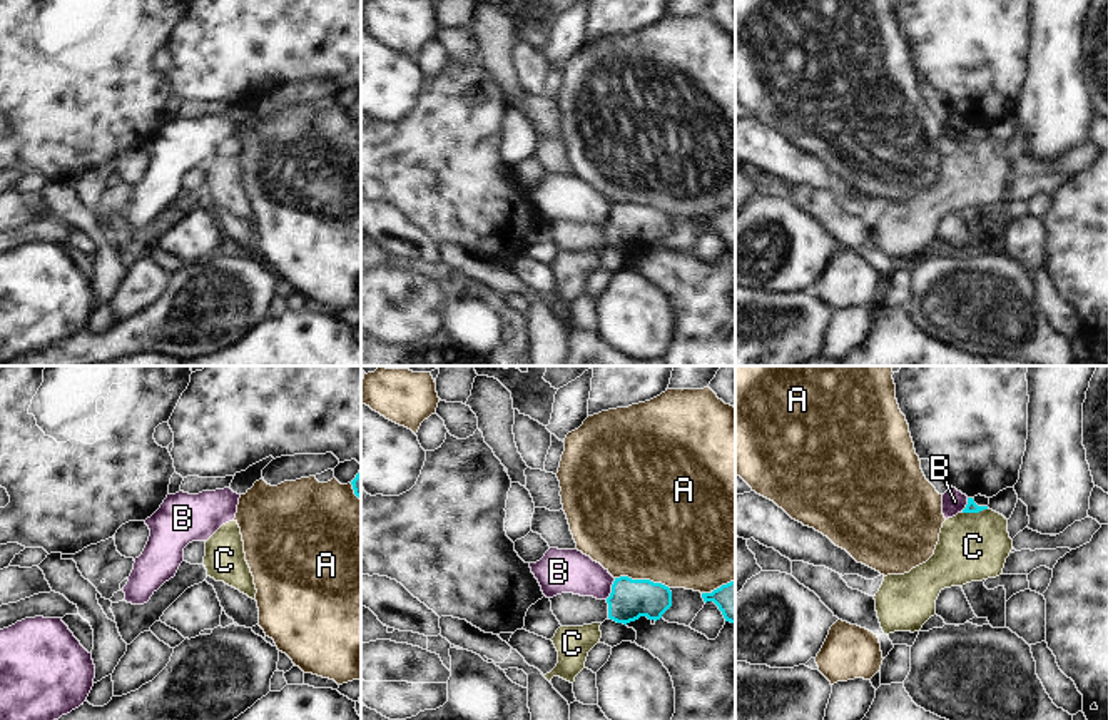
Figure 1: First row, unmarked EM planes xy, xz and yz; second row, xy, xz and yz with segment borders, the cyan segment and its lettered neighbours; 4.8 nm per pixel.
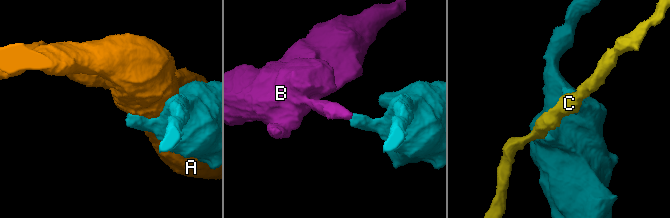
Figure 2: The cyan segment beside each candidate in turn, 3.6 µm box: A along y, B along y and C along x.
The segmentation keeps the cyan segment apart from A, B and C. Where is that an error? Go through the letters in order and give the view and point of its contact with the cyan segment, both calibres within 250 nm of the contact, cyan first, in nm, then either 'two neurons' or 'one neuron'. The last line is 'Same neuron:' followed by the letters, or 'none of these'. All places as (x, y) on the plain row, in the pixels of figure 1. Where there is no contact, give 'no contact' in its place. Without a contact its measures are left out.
A: xz (642, 206) | 190/500 nm | two neurons
B: xz (612, 214) | 190/200 nm | two neurons
C: yz (975, 137) | 60/340 nm | two neurons
Same neuron: none of these

